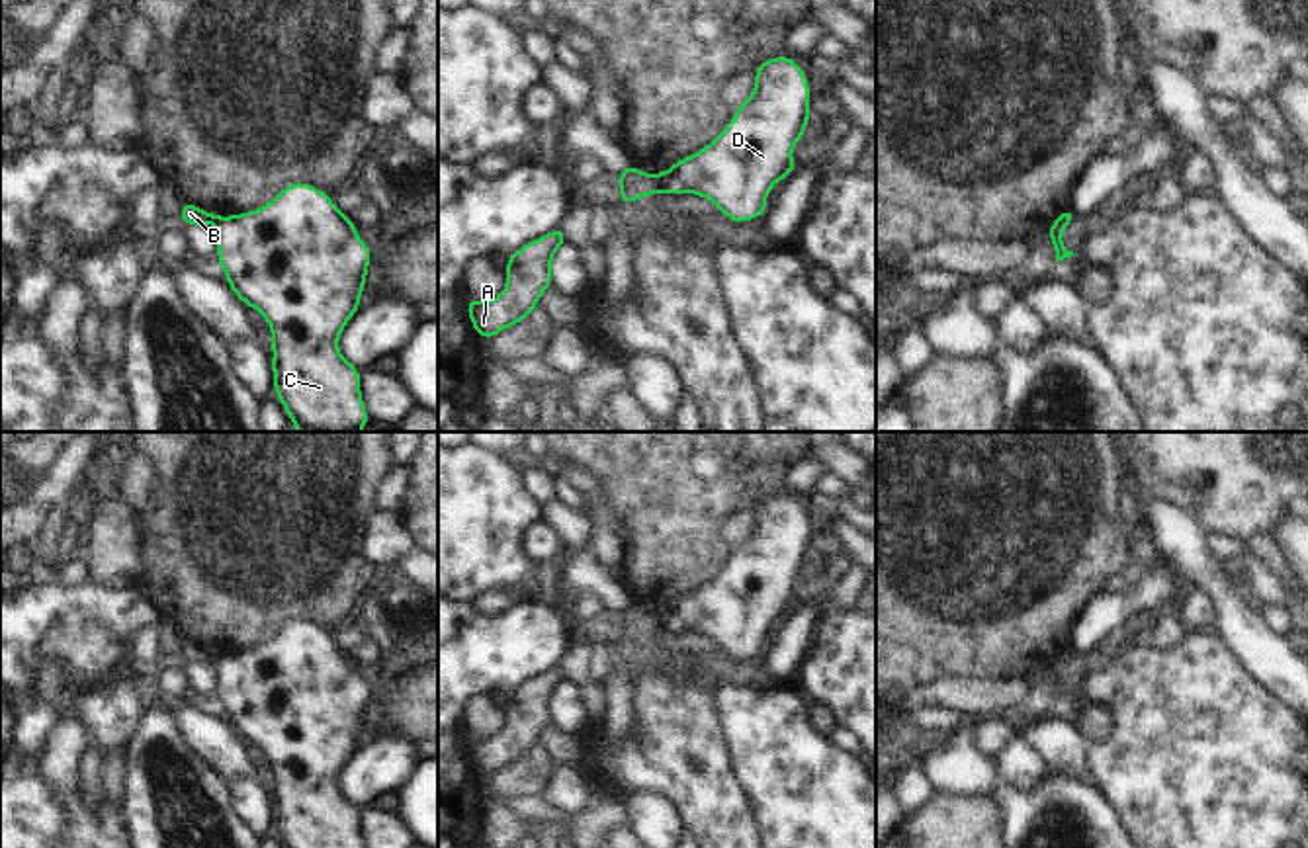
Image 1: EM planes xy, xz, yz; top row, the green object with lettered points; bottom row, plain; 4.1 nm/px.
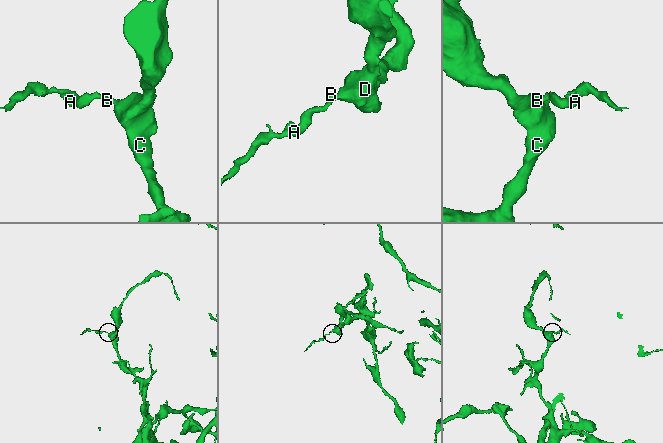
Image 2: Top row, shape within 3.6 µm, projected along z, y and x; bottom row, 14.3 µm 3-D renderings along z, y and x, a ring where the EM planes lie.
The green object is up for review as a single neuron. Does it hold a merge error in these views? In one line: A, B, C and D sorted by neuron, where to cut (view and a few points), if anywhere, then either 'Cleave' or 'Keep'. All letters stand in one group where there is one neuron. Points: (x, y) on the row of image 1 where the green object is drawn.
Groups: A B / C D. Split along xz (652, 174), (659, 190). Cleave.

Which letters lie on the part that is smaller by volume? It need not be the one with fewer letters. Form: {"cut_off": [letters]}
{"cut_off": ["A", "B"]}

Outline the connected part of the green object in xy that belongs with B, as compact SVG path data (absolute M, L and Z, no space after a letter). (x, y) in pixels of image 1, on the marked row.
M184 201L178 219L184 225L215 225L215 221L219 219L219 215L203 211L197 205Z

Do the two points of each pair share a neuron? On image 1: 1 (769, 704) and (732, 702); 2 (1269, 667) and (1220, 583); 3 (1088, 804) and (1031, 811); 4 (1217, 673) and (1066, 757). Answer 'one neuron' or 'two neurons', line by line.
1: one neuron
2: one neuron
3: one neuron
4: two neurons

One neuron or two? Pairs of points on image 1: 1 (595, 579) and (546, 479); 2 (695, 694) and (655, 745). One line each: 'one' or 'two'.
1: two
2: one

